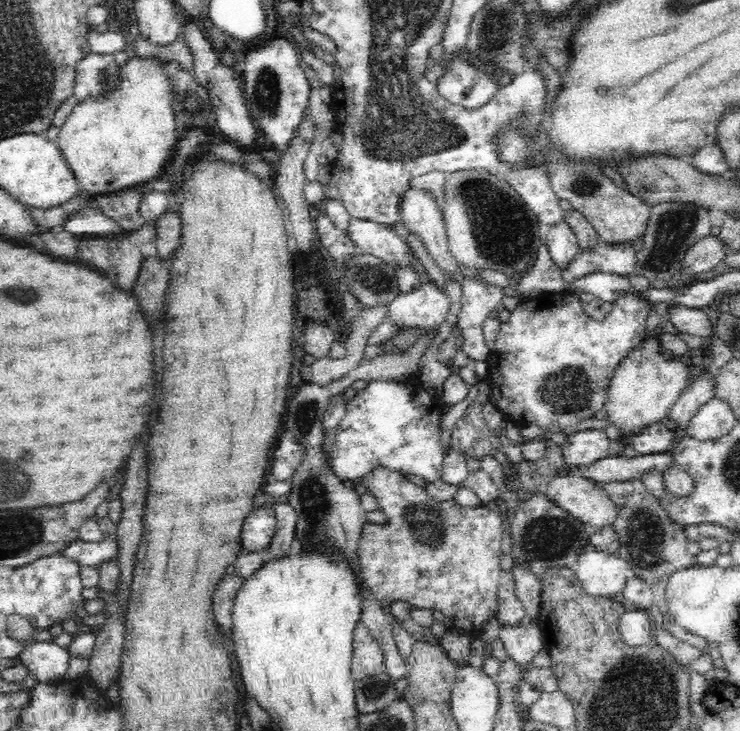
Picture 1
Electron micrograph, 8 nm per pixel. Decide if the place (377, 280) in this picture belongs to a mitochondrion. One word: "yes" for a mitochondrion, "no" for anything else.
yes

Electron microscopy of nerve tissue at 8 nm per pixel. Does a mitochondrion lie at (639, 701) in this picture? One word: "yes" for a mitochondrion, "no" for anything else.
yes

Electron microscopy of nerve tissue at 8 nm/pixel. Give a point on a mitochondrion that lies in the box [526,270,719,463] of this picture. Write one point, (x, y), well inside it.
(567, 390)

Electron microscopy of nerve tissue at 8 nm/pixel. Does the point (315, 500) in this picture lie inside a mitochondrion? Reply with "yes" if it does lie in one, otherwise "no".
yes

